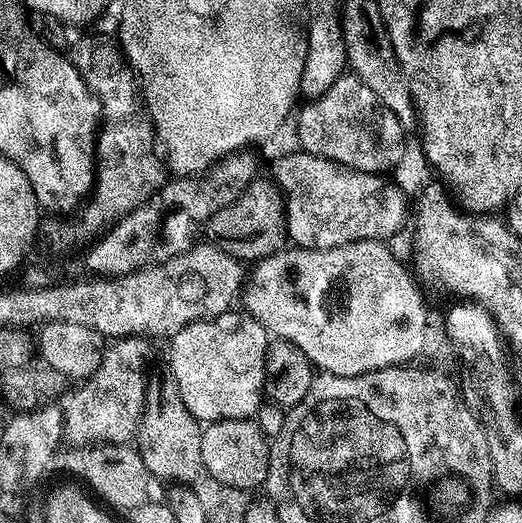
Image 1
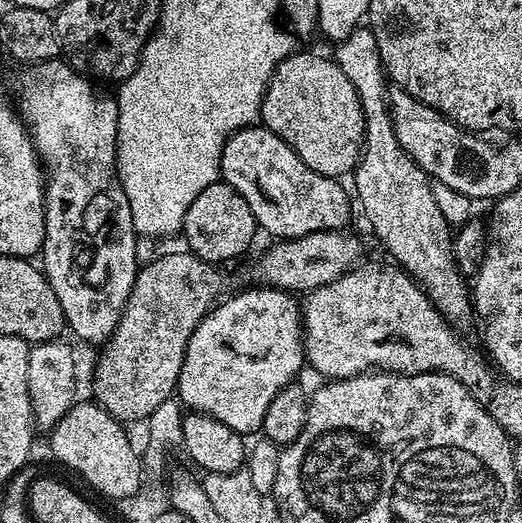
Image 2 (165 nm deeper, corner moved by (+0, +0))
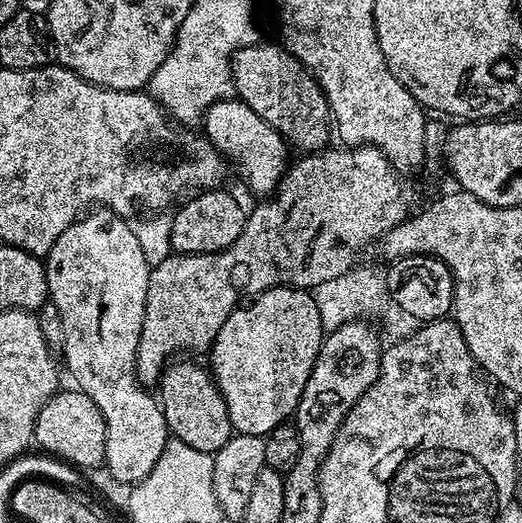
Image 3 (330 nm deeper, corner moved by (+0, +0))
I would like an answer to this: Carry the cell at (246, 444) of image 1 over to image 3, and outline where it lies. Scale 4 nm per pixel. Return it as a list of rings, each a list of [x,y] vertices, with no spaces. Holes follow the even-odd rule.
[[[180,362],[169,363],[164,369],[158,385],[158,403],[164,409],[168,431],[194,450],[214,454],[234,434],[226,402],[205,365],[176,363]]]

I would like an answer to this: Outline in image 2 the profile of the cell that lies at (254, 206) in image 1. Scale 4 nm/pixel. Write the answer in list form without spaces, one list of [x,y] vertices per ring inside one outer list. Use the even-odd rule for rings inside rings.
[[[217,182],[206,186],[186,210],[182,237],[187,251],[203,260],[205,264],[220,266],[223,260],[232,260],[240,256],[252,244],[258,233],[258,225],[246,198],[238,194],[227,182]]]

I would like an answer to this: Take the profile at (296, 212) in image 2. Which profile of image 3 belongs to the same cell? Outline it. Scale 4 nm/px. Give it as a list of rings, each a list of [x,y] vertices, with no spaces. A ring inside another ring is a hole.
[[[239,98],[214,102],[206,111],[202,121],[203,135],[220,151],[225,161],[240,167],[240,176],[248,183],[252,192],[271,194],[276,191],[280,179],[289,167],[289,145],[258,114]],[[204,127],[204,128],[203,128]],[[233,160],[233,161],[232,161]]]

